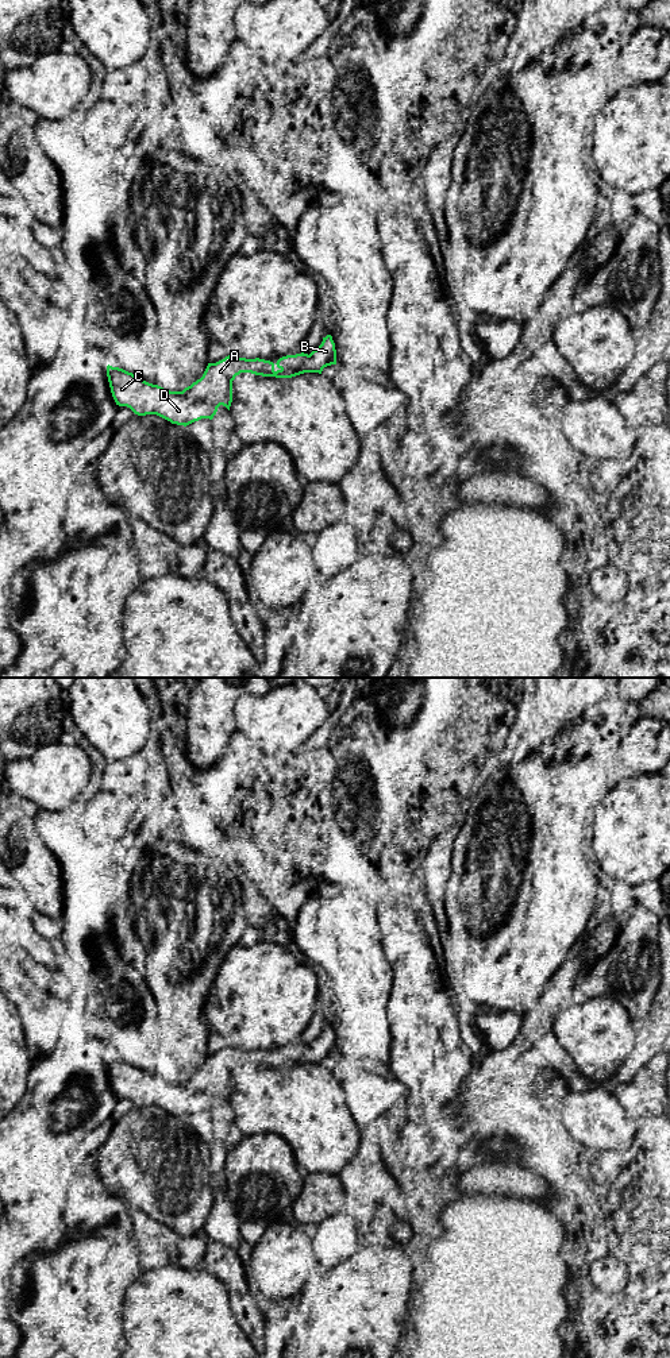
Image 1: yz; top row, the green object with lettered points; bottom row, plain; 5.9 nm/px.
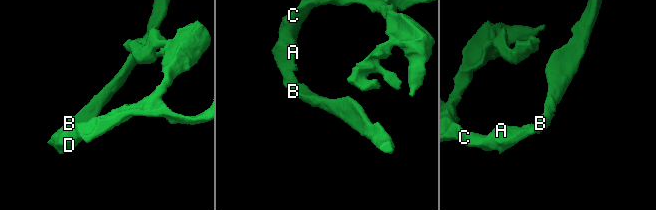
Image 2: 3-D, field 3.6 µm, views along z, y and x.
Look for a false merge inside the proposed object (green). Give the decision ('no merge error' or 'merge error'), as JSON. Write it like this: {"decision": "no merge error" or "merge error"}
{"decision": "no merge error"}

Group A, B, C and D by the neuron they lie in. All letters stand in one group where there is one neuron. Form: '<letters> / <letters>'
A B C D

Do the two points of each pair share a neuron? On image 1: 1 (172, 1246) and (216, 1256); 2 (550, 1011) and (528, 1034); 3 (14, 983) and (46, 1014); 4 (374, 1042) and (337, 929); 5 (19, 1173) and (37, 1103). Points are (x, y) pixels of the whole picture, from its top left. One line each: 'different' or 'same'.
1: different
2: same
3: same
4: same
5: same

